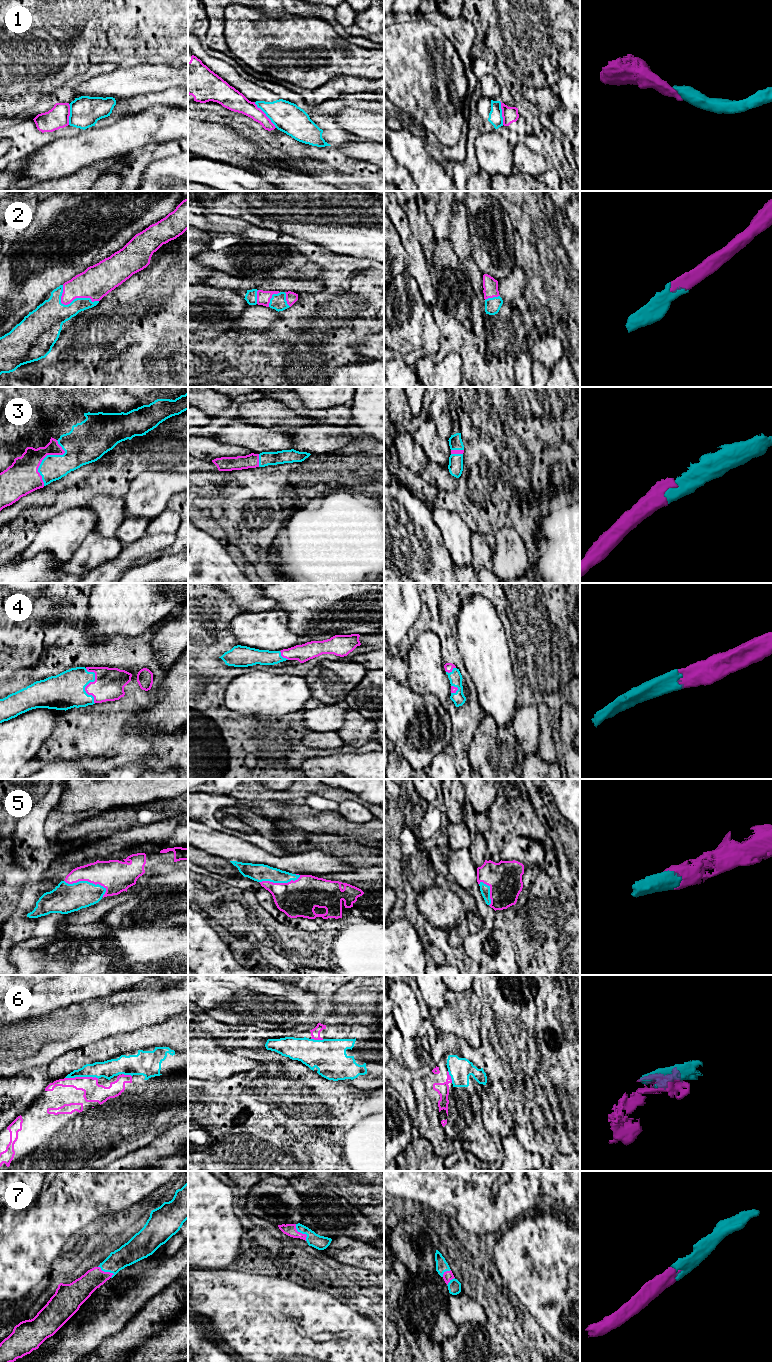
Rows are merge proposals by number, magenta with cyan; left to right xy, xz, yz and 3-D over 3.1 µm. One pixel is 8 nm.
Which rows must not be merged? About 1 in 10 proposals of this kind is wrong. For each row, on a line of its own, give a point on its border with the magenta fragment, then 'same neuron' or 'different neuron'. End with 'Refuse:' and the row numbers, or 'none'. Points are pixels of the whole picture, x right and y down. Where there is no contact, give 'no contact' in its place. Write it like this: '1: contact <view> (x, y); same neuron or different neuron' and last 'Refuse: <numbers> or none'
1: contact xz (265, 115); different neuron
2: contact xy (71, 301); same neuron
3: contact xy (46, 455); same neuron
4: contact xy (88, 684); same neuron
5: contact xy (86, 880); same neuron
6: contact xy (82, 1077); same neuron
7: contact xz (301, 1233); same neuron
Refuse: 1

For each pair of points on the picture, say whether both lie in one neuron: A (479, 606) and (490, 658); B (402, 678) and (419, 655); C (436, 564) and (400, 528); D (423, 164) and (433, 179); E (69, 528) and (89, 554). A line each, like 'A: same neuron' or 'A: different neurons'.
A: same neuron
B: different neurons
C: same neuron
D: same neuron
E: same neuron

